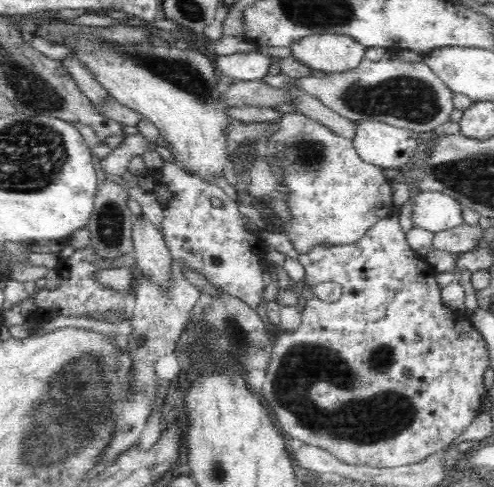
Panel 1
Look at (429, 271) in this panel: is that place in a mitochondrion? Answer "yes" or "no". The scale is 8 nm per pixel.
no

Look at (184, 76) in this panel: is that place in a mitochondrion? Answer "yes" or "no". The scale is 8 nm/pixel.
yes

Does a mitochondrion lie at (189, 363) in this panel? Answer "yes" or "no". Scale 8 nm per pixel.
no

